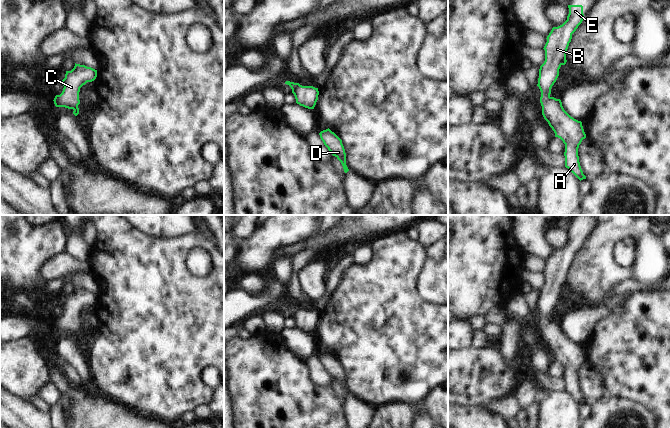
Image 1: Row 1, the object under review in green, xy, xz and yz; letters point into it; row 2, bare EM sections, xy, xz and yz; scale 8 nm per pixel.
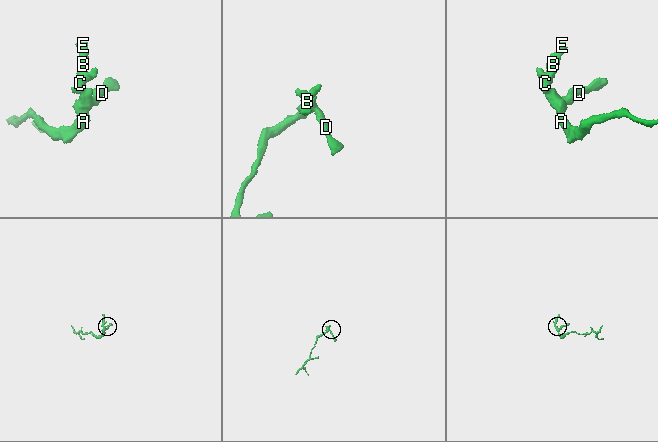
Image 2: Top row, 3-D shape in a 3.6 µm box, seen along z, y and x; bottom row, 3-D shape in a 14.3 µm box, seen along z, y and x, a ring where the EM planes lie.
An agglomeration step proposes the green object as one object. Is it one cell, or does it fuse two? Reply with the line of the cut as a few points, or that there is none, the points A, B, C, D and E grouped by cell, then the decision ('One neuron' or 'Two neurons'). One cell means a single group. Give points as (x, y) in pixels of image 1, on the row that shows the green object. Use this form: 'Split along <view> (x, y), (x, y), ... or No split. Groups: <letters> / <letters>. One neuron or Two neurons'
No split. Groups: A B C D E. One neuron.

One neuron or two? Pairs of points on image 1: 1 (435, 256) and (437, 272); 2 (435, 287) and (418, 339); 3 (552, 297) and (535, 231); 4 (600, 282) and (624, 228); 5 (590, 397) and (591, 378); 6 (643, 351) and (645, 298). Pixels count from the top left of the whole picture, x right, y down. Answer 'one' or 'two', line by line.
1: one
2: two
3: two
4: one
5: one
6: one

